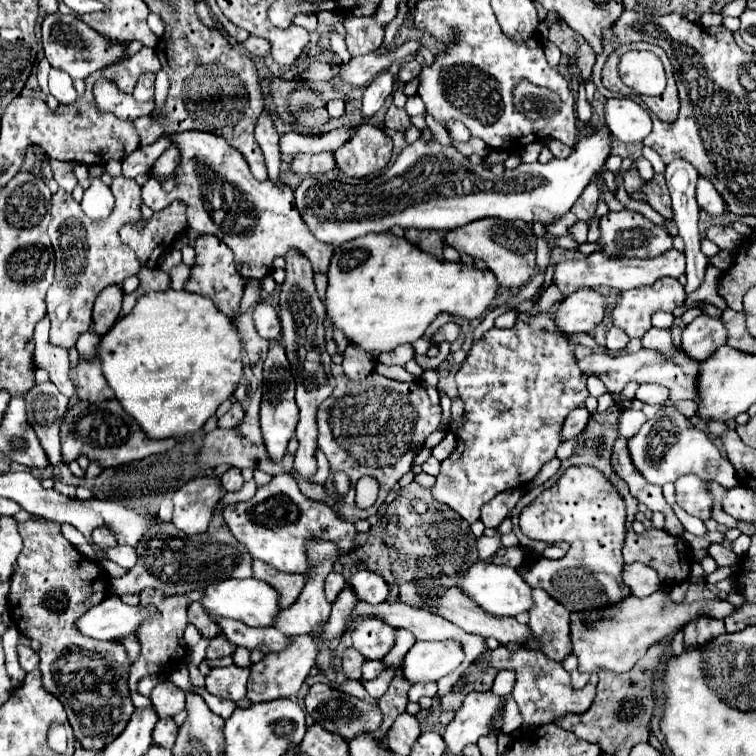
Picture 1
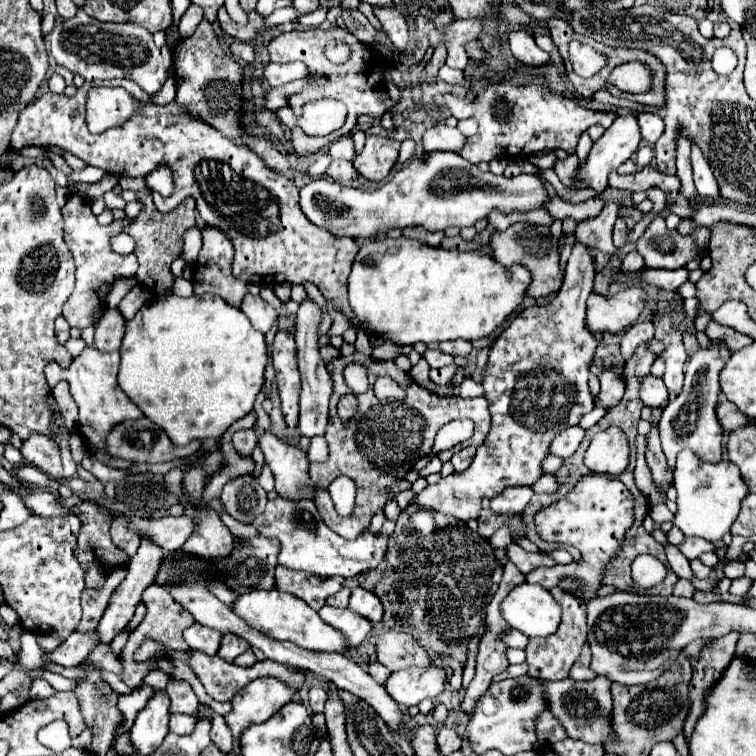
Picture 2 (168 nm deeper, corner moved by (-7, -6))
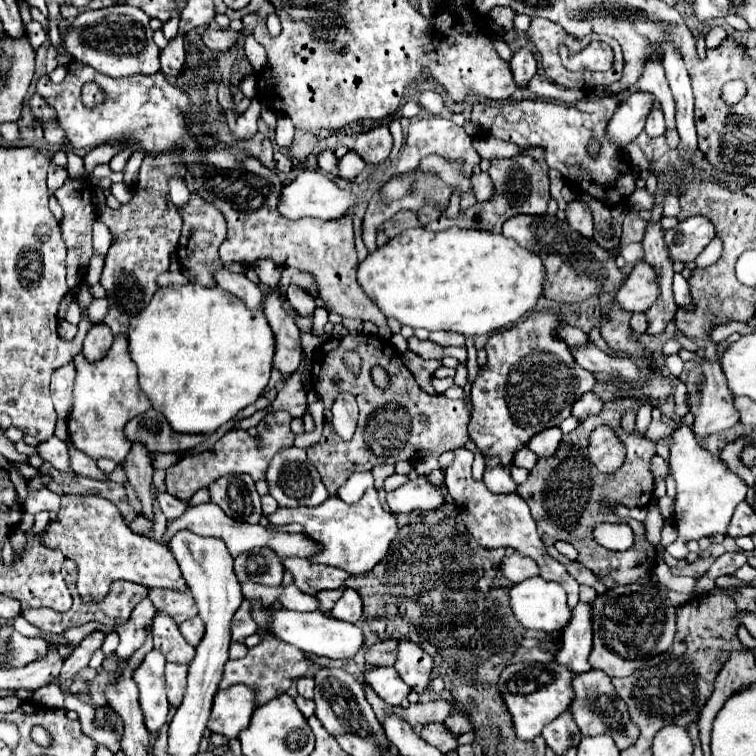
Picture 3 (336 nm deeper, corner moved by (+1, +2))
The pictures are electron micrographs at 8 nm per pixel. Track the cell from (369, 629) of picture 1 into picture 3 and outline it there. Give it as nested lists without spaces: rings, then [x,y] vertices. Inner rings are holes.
[[[399,640],[399,656],[395,662],[395,670],[421,696],[429,690],[433,658],[419,644],[411,640]]]

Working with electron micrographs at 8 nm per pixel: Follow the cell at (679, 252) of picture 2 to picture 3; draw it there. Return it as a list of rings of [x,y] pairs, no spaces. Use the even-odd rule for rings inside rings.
[[[691,216],[665,232],[671,260],[695,260],[713,238],[713,224],[705,216]]]

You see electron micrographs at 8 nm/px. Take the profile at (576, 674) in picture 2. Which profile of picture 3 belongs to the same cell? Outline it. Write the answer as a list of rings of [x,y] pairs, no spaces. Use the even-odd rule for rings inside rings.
[[[579,602],[573,608],[573,618],[563,630],[563,650],[557,654],[557,662],[569,666],[573,672],[589,672],[587,662],[593,648],[593,624],[591,624],[591,602]]]

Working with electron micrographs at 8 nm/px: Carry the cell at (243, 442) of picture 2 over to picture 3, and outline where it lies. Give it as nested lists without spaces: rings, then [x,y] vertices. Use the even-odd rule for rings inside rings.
[[[269,412],[259,424],[257,424],[257,432],[259,432],[259,442],[255,438],[251,438],[245,430],[237,428],[237,430],[231,430],[229,434],[225,434],[211,452],[203,452],[203,454],[189,454],[189,456],[183,456],[175,466],[171,466],[167,470],[167,478],[165,478],[165,484],[167,484],[167,492],[183,502],[187,502],[197,490],[209,486],[213,480],[217,480],[219,476],[223,474],[249,474],[255,482],[257,480],[265,480],[265,474],[267,474],[267,468],[269,468],[269,462],[271,458],[283,450],[283,448],[289,448],[293,446],[293,440],[295,440],[295,434],[289,430],[289,422],[291,422],[291,416],[289,412]]]

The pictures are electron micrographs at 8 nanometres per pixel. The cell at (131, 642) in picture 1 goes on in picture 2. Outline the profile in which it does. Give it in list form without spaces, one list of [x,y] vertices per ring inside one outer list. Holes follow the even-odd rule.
[[[99,644],[89,654],[89,660],[95,662],[103,670],[109,670],[109,672],[115,672],[115,674],[123,672],[123,658],[121,658],[121,654],[115,654],[111,650],[111,644]]]

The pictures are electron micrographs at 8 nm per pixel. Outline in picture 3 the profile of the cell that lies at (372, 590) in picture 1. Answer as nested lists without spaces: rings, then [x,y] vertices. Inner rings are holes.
[[[345,588],[345,594],[333,606],[331,616],[337,620],[345,620],[345,622],[355,624],[361,618],[361,610],[363,610],[363,602],[361,602],[359,594],[351,588]]]

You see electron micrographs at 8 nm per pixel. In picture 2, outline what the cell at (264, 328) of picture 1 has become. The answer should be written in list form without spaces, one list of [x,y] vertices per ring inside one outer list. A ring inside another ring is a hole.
[[[247,294],[243,298],[241,310],[247,314],[253,328],[263,332],[263,334],[267,334],[271,330],[271,326],[277,322],[277,310],[271,304],[267,304],[265,300],[261,300],[259,296]]]

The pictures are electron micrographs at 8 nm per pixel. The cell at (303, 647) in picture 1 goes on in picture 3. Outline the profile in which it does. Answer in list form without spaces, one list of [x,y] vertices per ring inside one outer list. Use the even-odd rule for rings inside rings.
[[[243,684],[217,690],[207,728],[211,732],[225,734],[227,738],[237,738],[239,732],[247,728],[255,708],[255,692]]]

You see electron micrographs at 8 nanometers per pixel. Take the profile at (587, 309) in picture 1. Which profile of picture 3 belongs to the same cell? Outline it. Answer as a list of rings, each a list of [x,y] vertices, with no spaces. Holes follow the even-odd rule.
[[[639,262],[625,278],[625,284],[617,292],[615,300],[621,304],[623,310],[647,312],[655,304],[659,294],[661,290],[657,284],[657,270],[647,262]]]

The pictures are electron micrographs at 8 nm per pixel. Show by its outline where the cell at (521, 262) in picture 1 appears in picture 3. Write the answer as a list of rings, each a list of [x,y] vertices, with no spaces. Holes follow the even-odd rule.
[[[513,216],[503,224],[503,234],[507,238],[517,240],[519,246],[531,248],[537,252],[547,268],[547,284],[545,284],[545,298],[553,302],[577,304],[587,300],[595,294],[609,294],[623,286],[625,274],[617,268],[615,258],[603,250],[593,238],[579,236],[575,230],[569,228],[567,222],[559,222],[555,216]]]

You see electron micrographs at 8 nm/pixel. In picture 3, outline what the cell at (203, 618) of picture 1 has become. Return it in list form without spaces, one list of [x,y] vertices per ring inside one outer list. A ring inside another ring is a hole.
[[[199,616],[189,618],[187,622],[179,624],[179,630],[181,630],[181,634],[185,636],[185,640],[187,640],[191,646],[197,646],[197,644],[199,644],[199,640],[203,638],[203,634],[205,634],[203,620],[199,620]]]

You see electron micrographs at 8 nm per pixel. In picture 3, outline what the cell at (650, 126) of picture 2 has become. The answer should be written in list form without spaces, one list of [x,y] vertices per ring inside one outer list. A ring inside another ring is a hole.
[[[653,110],[651,112],[651,116],[647,118],[647,124],[645,124],[645,132],[651,138],[665,134],[665,120],[663,120],[663,112],[661,110]]]

